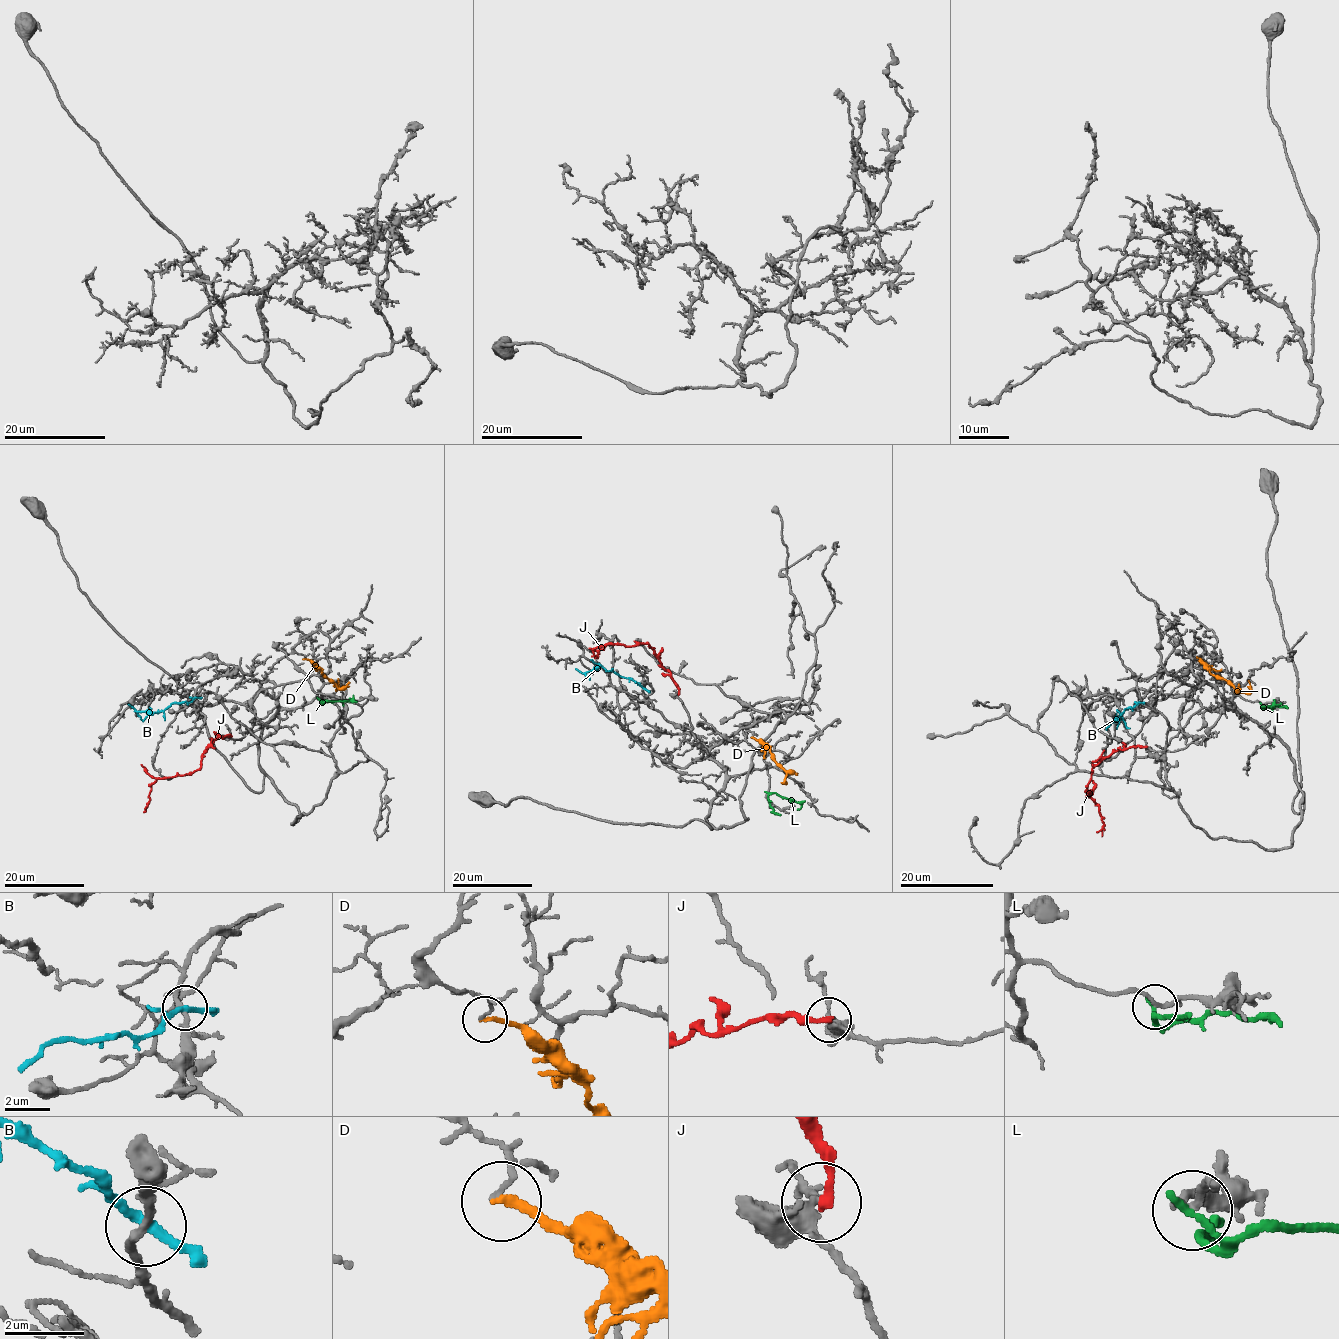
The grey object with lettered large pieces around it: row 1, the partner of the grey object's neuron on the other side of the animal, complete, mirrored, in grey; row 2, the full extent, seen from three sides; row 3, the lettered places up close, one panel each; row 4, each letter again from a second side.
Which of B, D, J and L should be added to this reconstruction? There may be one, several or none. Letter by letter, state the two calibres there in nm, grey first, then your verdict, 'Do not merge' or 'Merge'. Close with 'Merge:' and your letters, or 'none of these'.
B: Thickness 200 nm (grey) against 240 nm. Do not merge
D: Thickness 120 nm (grey) against 220 nm. Do not merge
J: Thickness 240 nm (grey) against 240 nm. Do not merge
L: Thickness 180 nm (grey) against 200 nm. Do not merge
Merge: none of these

